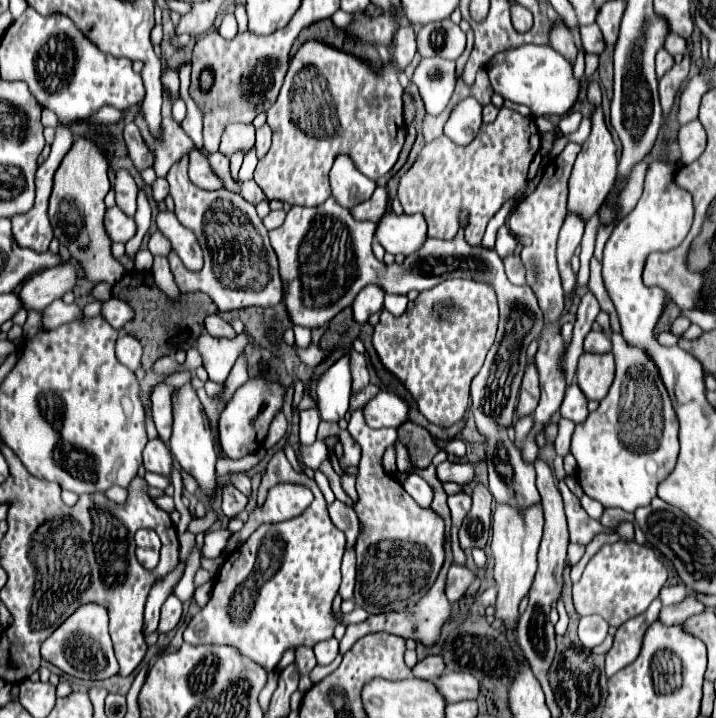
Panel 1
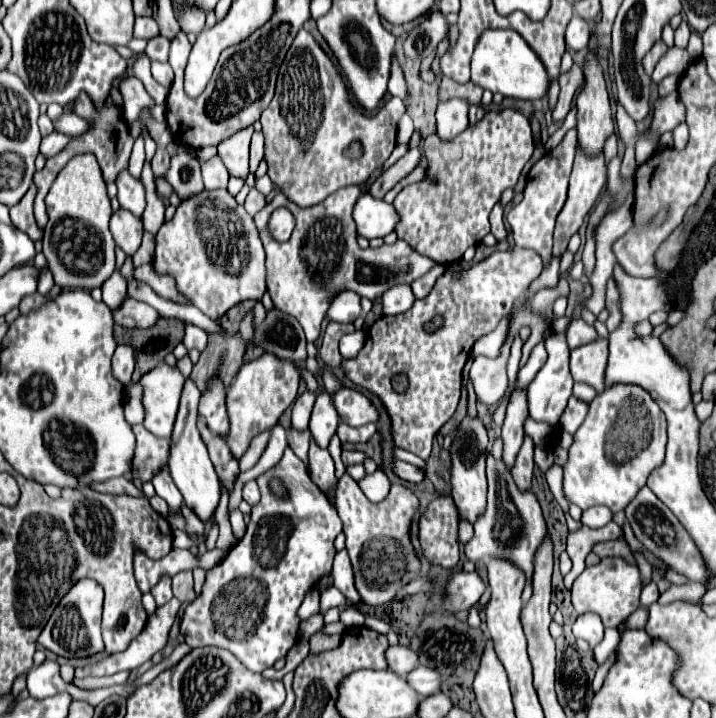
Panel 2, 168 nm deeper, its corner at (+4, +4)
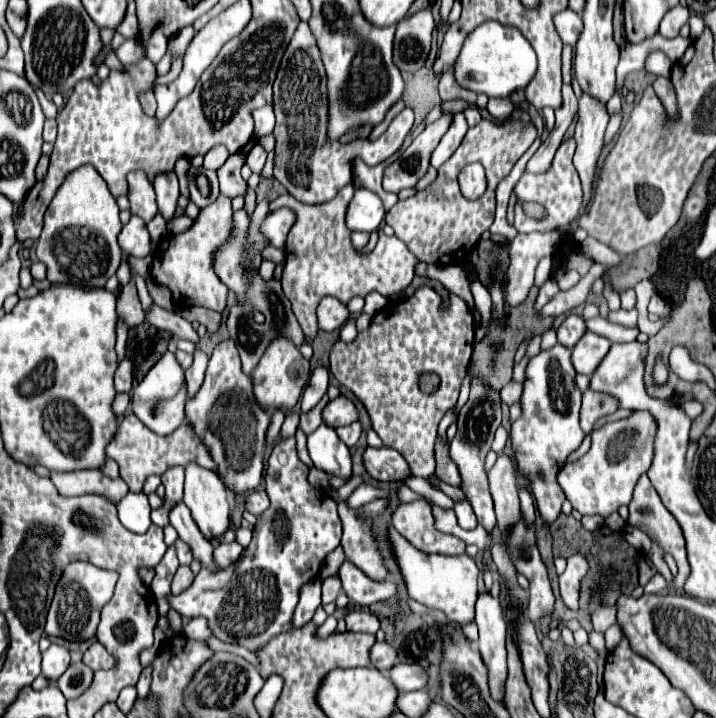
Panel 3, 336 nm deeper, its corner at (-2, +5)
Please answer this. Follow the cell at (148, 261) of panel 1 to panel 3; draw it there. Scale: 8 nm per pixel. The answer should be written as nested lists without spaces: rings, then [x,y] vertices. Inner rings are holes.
[[[133,215],[131,221],[121,229],[119,245],[123,253],[131,257],[149,257],[153,253],[147,225],[137,215]]]

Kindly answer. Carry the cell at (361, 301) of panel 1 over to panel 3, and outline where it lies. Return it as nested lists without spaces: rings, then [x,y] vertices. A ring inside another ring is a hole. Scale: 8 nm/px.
[[[325,297],[321,299],[319,307],[317,307],[317,323],[321,331],[335,331],[339,327],[343,327],[343,323],[349,319],[349,311],[345,307],[345,303],[341,303],[335,297]]]

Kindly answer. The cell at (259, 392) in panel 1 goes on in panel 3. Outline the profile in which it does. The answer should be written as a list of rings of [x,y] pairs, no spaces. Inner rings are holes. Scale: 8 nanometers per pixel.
[[[273,339],[273,343],[269,343],[269,347],[265,349],[259,365],[253,371],[253,387],[255,387],[255,397],[261,403],[261,407],[265,409],[291,409],[301,393],[303,387],[309,379],[309,361],[299,353],[299,349],[289,343],[289,339]]]

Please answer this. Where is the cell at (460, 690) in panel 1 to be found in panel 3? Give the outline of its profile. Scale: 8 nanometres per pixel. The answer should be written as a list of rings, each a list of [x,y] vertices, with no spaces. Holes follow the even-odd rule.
[[[397,663],[393,665],[393,669],[385,671],[385,675],[391,679],[397,691],[417,691],[427,685],[427,673],[419,665]]]

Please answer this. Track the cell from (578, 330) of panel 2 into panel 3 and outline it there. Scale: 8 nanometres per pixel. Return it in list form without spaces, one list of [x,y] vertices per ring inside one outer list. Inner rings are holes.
[[[571,313],[571,315],[557,327],[557,341],[559,341],[561,345],[565,345],[565,347],[571,349],[571,347],[581,339],[581,335],[583,335],[585,331],[587,331],[587,327],[585,327],[581,315]]]

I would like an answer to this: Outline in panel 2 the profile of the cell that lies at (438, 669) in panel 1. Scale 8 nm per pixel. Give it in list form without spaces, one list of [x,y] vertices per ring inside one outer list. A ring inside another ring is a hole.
[[[391,646],[387,650],[387,662],[389,662],[389,670],[393,670],[399,676],[407,676],[407,672],[411,672],[419,666],[419,656],[415,656],[415,652],[411,652],[411,648]]]

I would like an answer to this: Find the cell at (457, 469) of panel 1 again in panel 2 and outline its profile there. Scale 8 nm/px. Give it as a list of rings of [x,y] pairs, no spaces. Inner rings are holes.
[[[401,460],[395,462],[395,472],[399,474],[399,478],[403,478],[407,482],[421,482],[425,478],[425,470],[421,470],[421,468],[413,466],[413,464],[401,462]]]

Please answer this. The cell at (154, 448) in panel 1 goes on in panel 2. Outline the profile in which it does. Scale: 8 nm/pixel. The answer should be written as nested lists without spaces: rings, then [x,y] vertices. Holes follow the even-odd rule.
[[[169,466],[163,468],[163,472],[159,472],[159,476],[155,476],[155,480],[151,480],[151,482],[153,482],[155,490],[157,490],[157,496],[161,496],[163,500],[167,500],[167,504],[171,508],[179,508],[183,504],[183,496],[181,496],[179,488],[171,480]]]

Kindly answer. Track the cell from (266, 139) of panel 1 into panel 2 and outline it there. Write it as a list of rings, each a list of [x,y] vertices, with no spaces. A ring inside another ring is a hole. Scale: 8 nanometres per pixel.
[[[255,132],[251,140],[251,172],[257,170],[261,160],[263,160],[263,134]]]

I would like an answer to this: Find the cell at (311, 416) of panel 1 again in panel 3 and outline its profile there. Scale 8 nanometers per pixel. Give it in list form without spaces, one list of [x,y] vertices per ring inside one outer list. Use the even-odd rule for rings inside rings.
[[[317,367],[311,371],[311,377],[303,389],[303,395],[301,395],[301,411],[307,413],[309,409],[313,409],[319,399],[327,393],[327,387],[329,387],[329,371],[327,367]]]

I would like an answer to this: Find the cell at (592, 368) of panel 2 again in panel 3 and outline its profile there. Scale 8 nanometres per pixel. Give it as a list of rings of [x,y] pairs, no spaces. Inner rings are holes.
[[[585,331],[585,335],[577,341],[577,345],[571,351],[571,363],[575,371],[583,375],[591,375],[597,369],[597,365],[601,363],[601,359],[607,355],[609,347],[611,347],[609,339],[597,333]]]

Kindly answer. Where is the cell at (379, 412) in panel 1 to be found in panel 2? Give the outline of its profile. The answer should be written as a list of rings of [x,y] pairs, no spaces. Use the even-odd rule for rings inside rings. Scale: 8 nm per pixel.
[[[343,388],[337,394],[333,394],[333,400],[341,420],[349,426],[363,426],[379,420],[379,412],[373,406],[373,402],[359,390]]]

